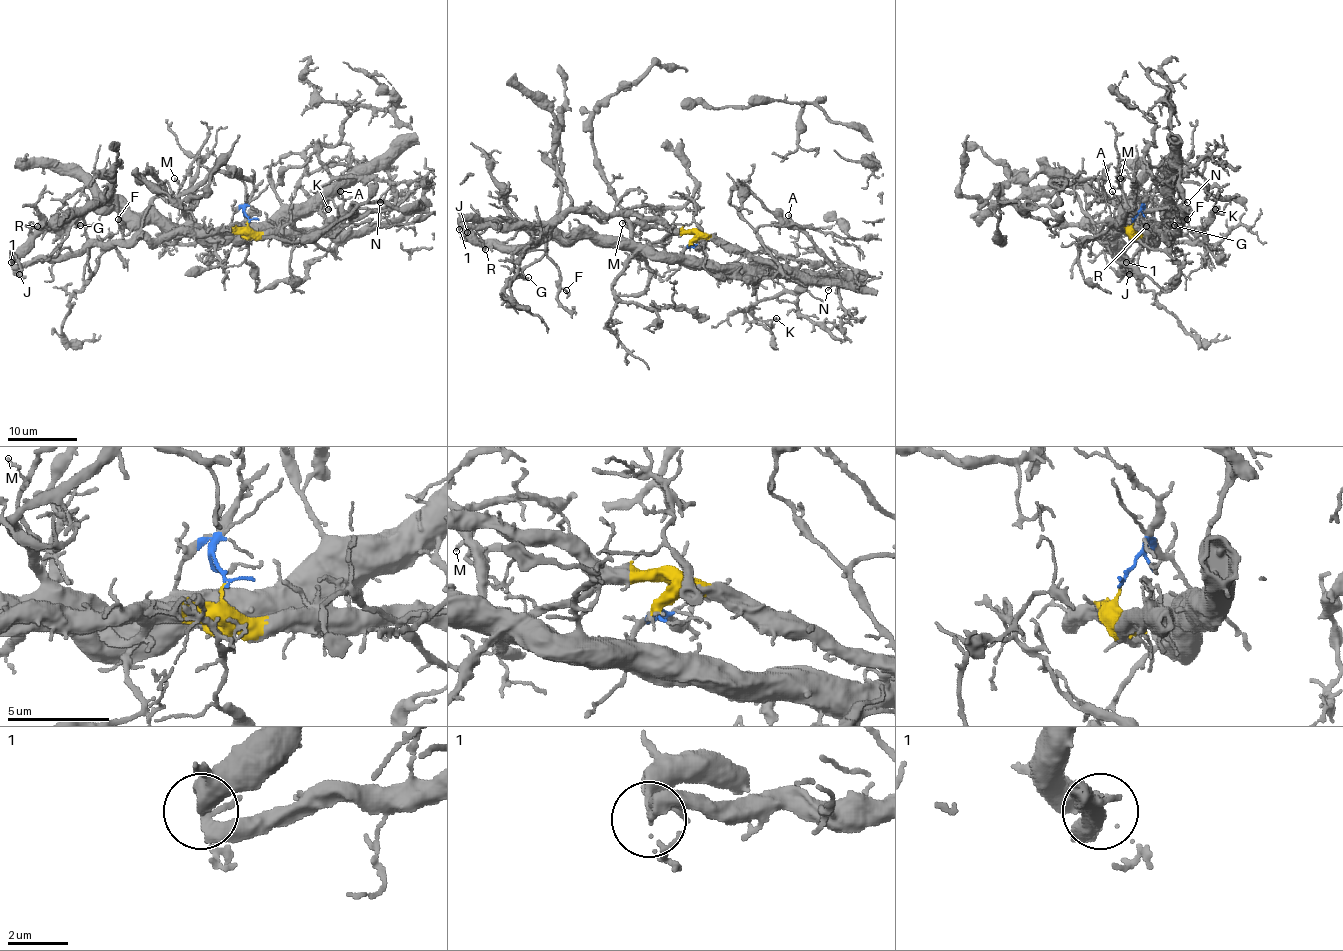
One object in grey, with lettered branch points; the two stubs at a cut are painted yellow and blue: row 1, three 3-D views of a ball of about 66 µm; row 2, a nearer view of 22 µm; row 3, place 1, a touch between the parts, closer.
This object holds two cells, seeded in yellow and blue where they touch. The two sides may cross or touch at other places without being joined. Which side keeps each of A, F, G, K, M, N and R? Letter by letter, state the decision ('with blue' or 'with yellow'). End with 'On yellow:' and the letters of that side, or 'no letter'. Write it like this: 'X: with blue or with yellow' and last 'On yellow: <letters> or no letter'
A: with blue
F: with yellow
G: with yellow
K: with blue
M: with blue
N: with blue
R: with blue
On yellow: F, G

